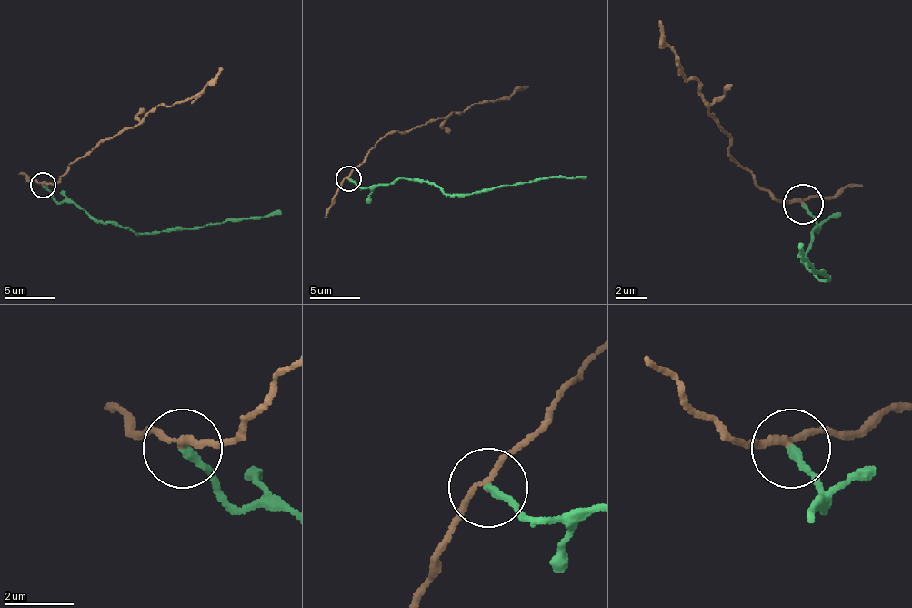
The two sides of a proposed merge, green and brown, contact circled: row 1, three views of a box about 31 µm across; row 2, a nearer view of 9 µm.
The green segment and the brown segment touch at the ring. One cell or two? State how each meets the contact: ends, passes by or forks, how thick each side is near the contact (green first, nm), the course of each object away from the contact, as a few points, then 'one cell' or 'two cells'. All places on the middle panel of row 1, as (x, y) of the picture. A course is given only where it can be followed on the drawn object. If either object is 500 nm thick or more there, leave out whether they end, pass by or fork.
green ends there; brown passes by; 240 nm thick on the green side, 150 nm on the other; green runs (347, 179), (363, 187), (423, 179), (445, 195), (474, 195), (534, 179), (586, 177); brown runs (347, 179), (375, 144), (393, 131), (410, 131), (431, 119), (494, 101), (529, 86); two cells

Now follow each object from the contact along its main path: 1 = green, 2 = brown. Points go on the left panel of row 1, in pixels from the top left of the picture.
1: (42, 185), (57, 202), (80, 205), (105, 222), (117, 222), (140, 232), (168, 232), (281, 212)
2: (42, 185), (57, 182), (70, 164), (125, 129), (133, 129), (158, 106), (188, 101), (224, 68)

